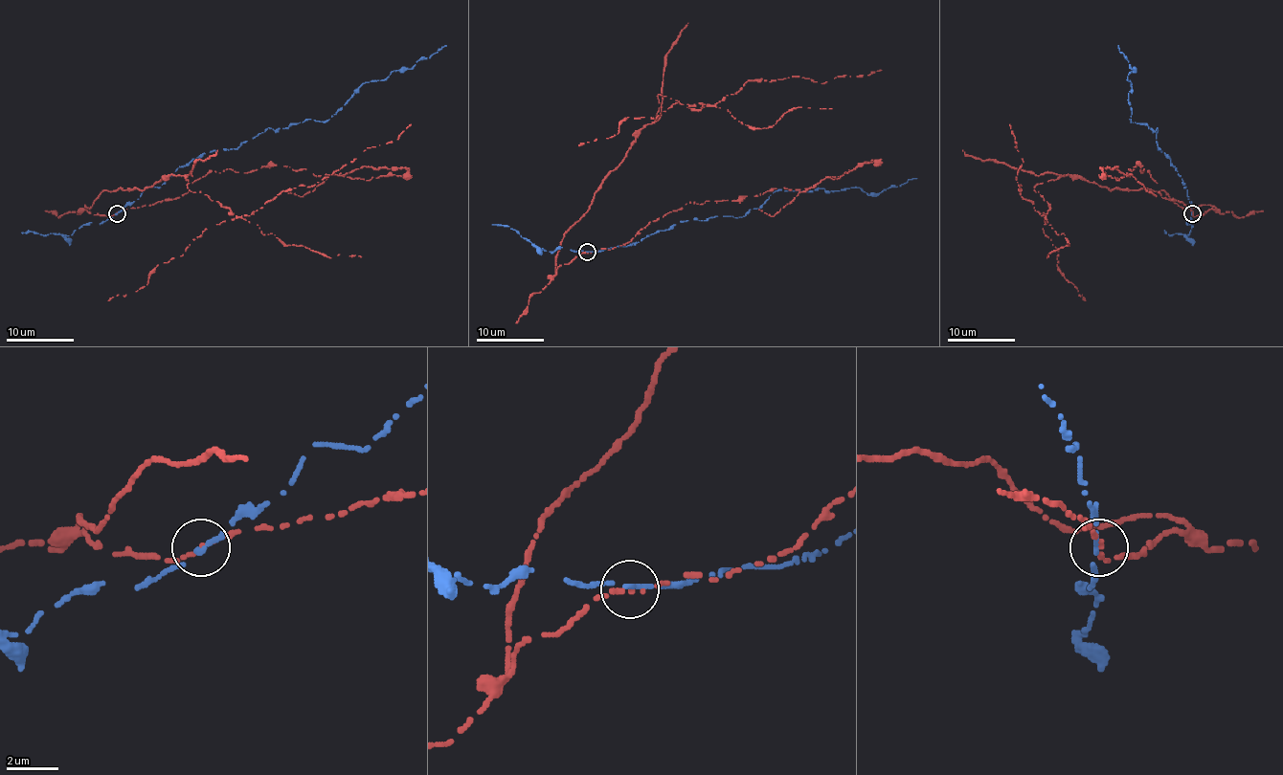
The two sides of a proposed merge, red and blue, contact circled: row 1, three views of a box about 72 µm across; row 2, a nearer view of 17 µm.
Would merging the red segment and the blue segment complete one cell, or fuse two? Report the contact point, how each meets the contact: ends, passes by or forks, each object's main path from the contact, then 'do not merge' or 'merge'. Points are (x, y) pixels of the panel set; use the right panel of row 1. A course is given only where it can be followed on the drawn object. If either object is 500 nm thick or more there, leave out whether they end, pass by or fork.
(1192, 213) | red passes by | blue ends | red via (1192, 212), (1212, 206), (1069, 174), (1033, 189), (1048, 203), (1042, 216), (1020, 194), (1010, 123) | blue via (1192, 212), (1186, 186), (1157, 142), (1158, 128), (1130, 119), (1128, 73), (1135, 70), (1117, 45) | do not merge

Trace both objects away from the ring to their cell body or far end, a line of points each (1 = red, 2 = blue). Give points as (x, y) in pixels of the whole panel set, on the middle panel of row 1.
1: (587, 252), (556, 272), (560, 241), (657, 116), (659, 94), (690, 109), (748, 80), (823, 83), (881, 70)
2: (587, 252), (637, 243), (681, 221), (738, 218), (781, 189), (861, 188), (877, 194), (916, 178)

